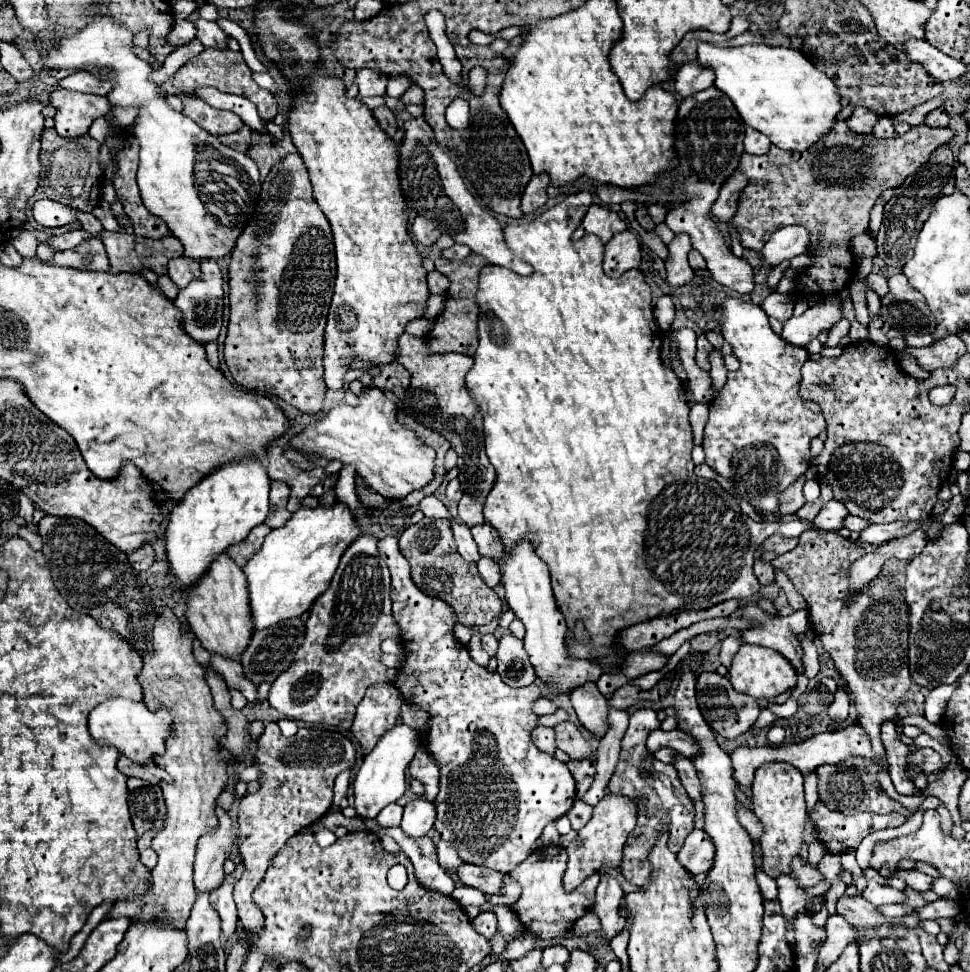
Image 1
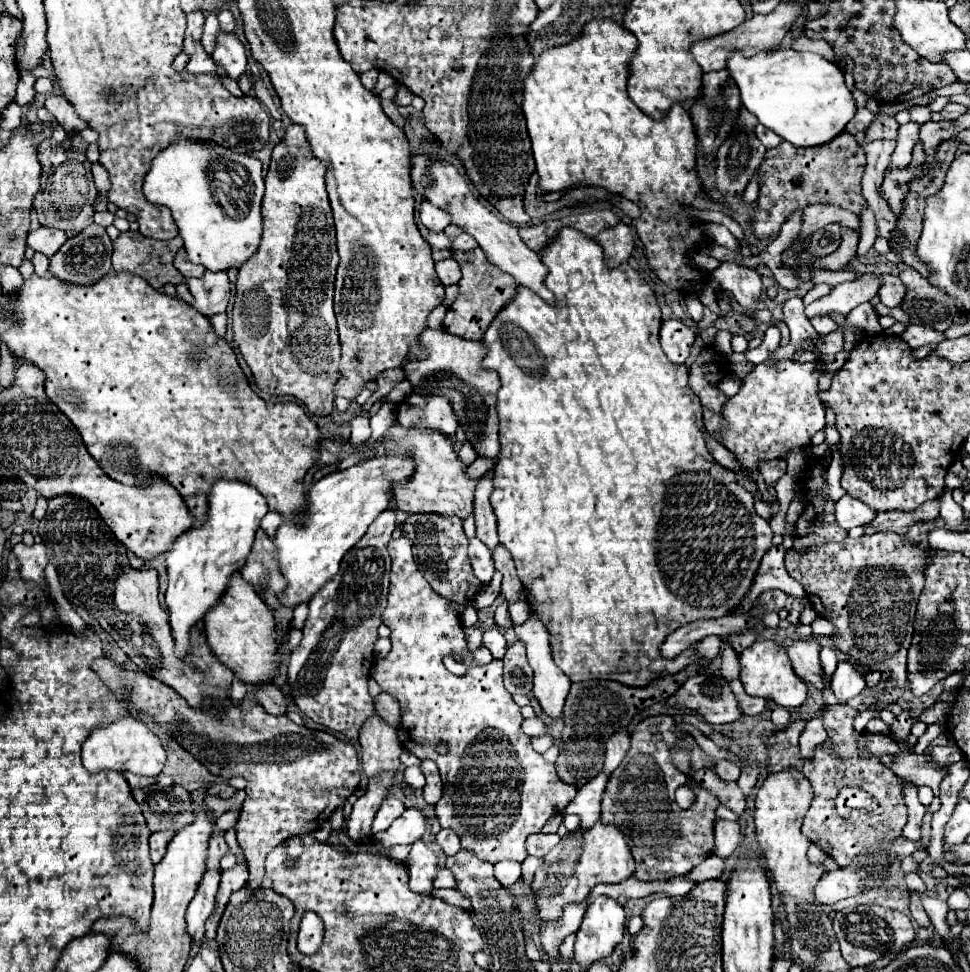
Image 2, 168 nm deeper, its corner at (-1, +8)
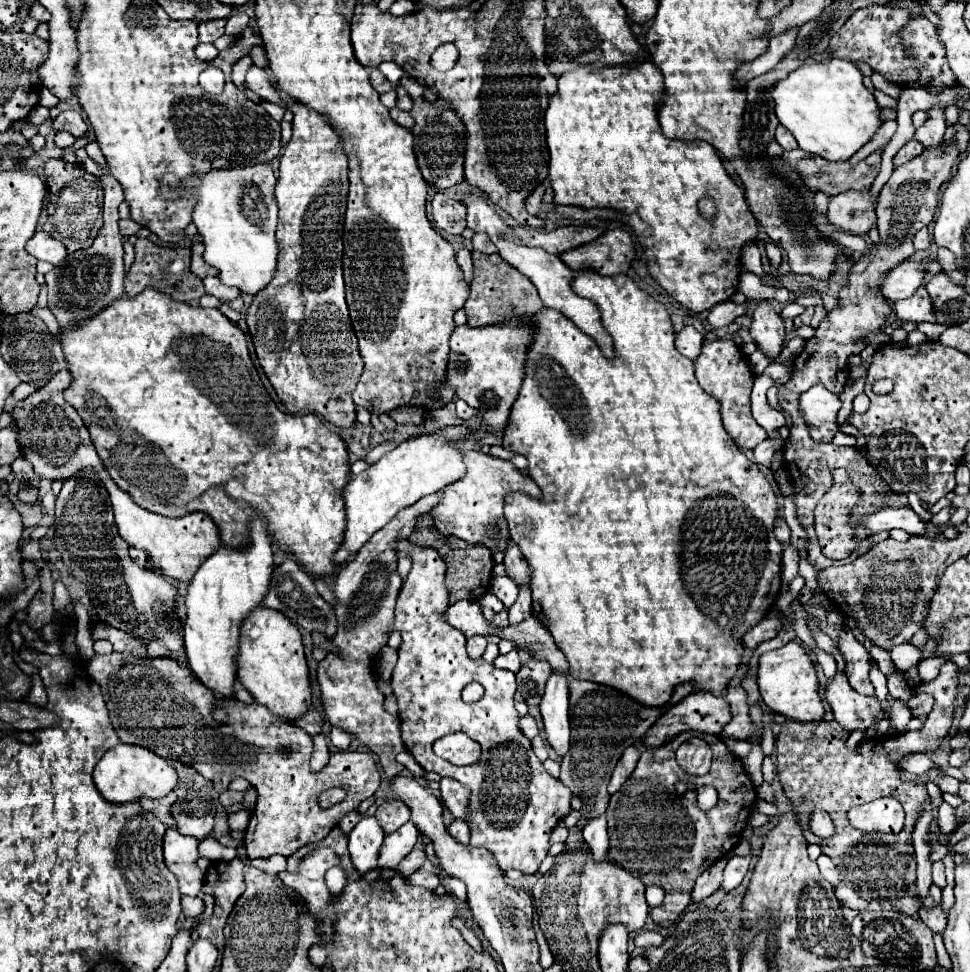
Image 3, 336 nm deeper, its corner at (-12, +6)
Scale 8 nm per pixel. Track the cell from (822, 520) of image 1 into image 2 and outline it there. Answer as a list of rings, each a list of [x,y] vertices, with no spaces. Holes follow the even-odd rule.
[[[845,494],[837,500],[837,524],[843,528],[843,530],[851,530],[853,526],[861,526],[861,524],[867,524],[875,518],[877,512],[873,512],[869,506],[861,504],[859,500],[855,500],[853,496]]]

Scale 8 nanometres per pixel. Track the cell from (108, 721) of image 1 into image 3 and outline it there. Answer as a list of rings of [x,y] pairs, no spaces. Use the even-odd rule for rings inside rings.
[[[118,744],[116,748],[108,750],[104,758],[96,764],[94,784],[100,790],[100,794],[106,798],[106,802],[128,804],[128,802],[138,802],[142,796],[150,800],[168,796],[178,784],[178,774],[164,758],[156,756],[154,752],[140,746]]]

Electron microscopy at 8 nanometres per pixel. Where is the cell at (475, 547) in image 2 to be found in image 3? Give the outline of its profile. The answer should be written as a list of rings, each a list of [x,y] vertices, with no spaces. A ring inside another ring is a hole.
[[[494,576],[492,578],[492,594],[504,604],[504,608],[508,610],[514,602],[516,602],[516,596],[518,596],[518,586],[516,582],[508,580],[506,576]]]

